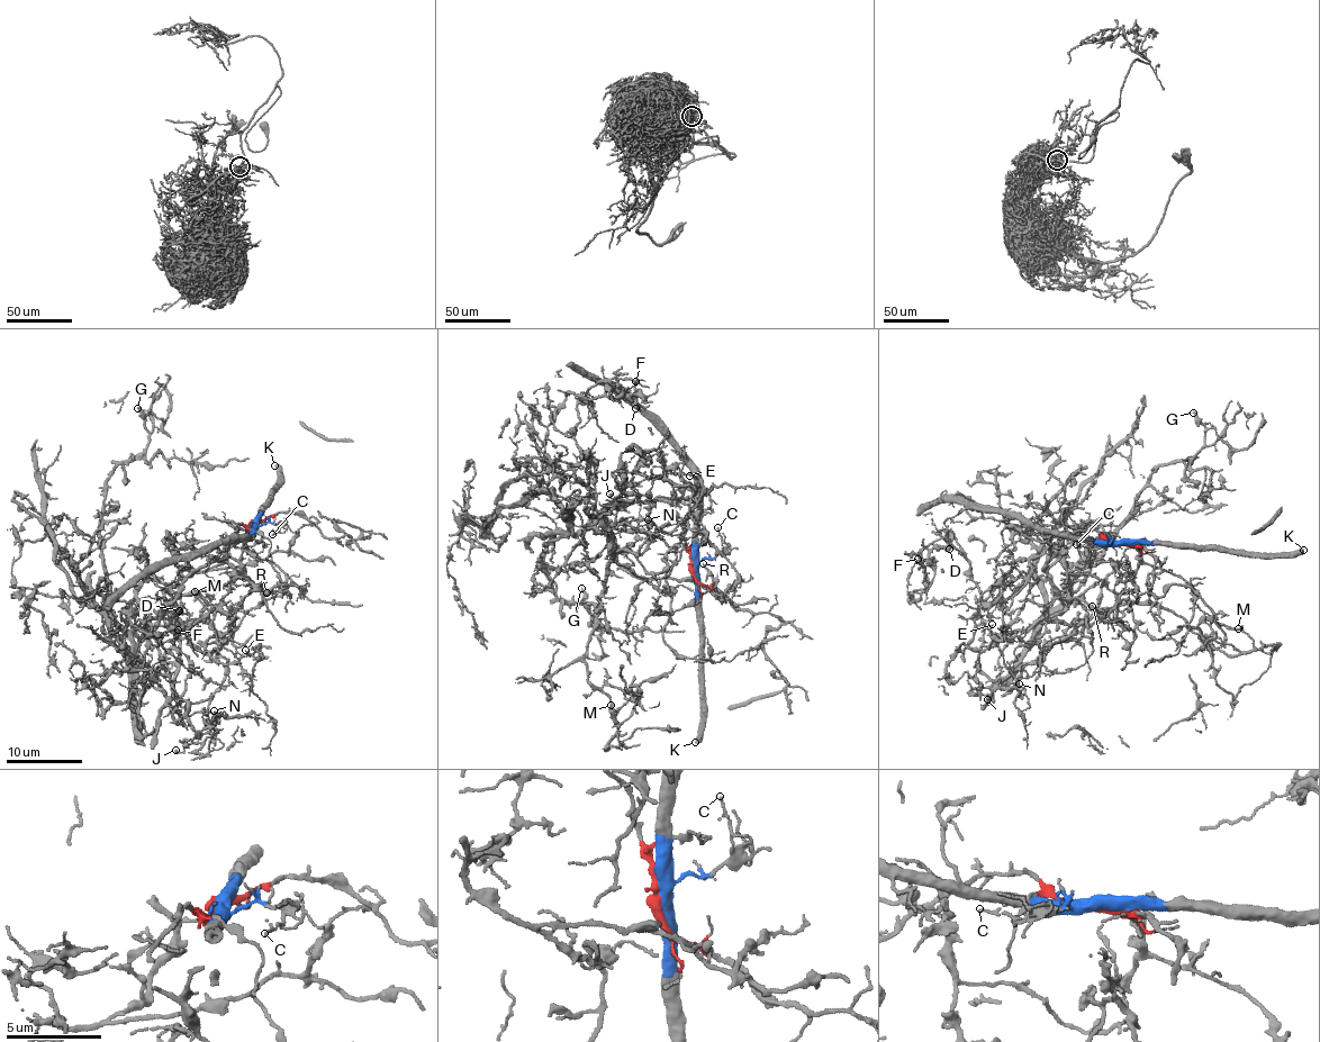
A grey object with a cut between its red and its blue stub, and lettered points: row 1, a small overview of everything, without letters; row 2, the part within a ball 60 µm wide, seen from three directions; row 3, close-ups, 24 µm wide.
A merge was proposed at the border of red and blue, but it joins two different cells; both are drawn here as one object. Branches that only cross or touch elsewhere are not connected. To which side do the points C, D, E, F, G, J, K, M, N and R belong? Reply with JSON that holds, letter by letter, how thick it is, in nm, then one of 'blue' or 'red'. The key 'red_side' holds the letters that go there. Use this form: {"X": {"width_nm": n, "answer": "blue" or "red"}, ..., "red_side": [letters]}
{"C": {"width_nm": 90, "answer": "blue"}, "D": {"width_nm": 420, "answer": "red"}, "E": {"width_nm": 150, "answer": "red"}, "F": {"width_nm": 140, "answer": "red"}, "G": {"width_nm": 240, "answer": "red"}, "J": {"width_nm": 190, "answer": "red"}, "K": {"width_nm": 460, "answer": "blue"}, "M": {"width_nm": 200, "answer": "red"}, "N": {"width_nm": 150, "answer": "red"}, "R": {"width_nm": 120, "answer": "red"}, "red_side": ["D", "E", "F", "G", "J", "M", "N", "R"]}

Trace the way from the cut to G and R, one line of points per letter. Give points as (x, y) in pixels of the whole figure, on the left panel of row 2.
G: (253, 524), (191, 573), (159, 625), (126, 634), (108, 607), (100, 520), (110, 474), (148, 442), (136, 408)
R: (253, 524), (241, 524), (173, 599), (164, 592), (183, 570), (267, 560), (278, 583), (267, 592)

